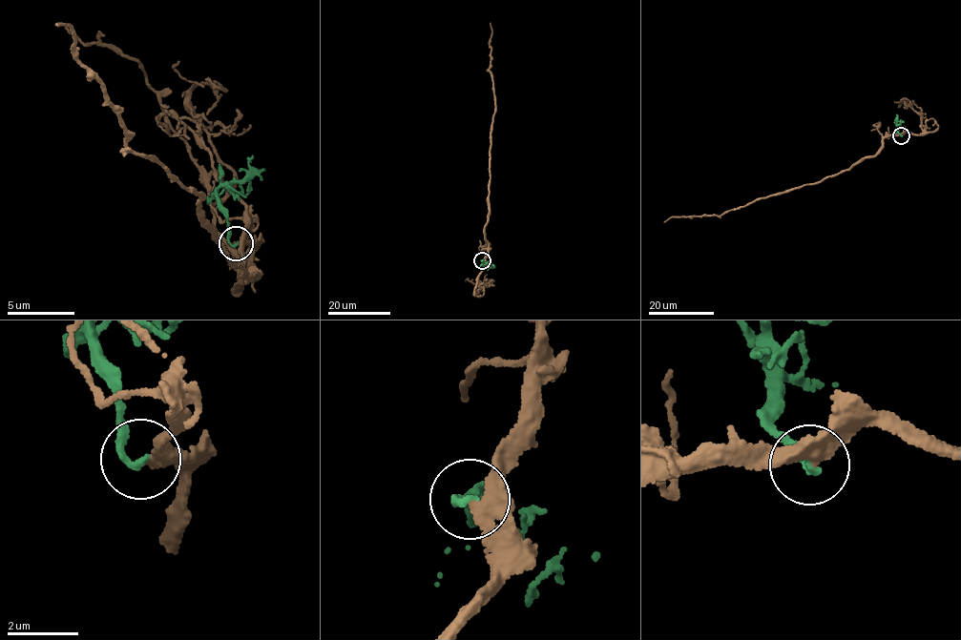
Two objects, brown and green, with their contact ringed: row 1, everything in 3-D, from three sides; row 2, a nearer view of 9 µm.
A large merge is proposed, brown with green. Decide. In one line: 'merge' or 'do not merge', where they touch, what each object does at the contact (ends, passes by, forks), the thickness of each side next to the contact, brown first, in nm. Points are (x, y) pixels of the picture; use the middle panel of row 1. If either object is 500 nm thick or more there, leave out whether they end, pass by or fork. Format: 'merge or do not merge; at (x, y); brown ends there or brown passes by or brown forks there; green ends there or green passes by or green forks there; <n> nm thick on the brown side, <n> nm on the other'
merge; at (482, 260); brown passes by; green ends there; 320 nm thick on the brown side, 200 nm on the other

